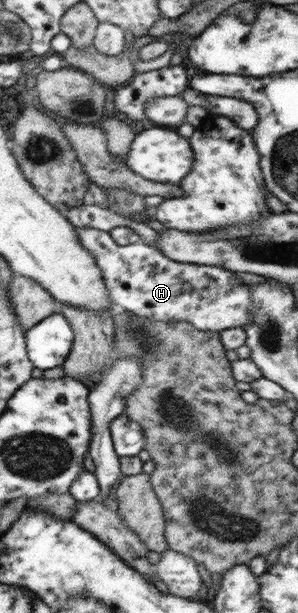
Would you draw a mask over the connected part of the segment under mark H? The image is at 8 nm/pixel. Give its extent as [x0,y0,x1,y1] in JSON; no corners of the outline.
[78,228,251,332]

